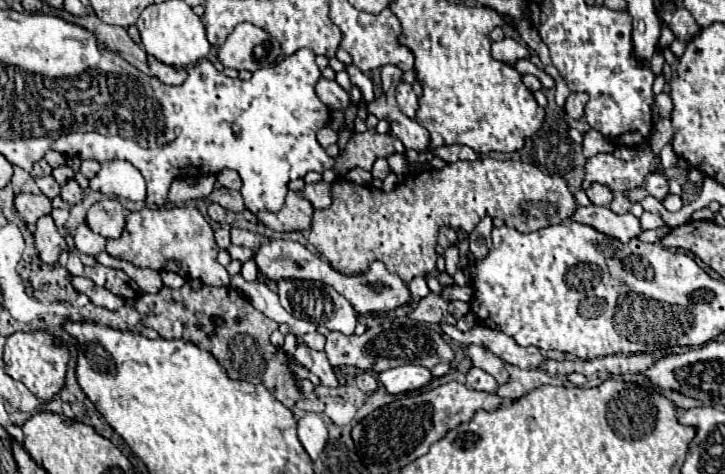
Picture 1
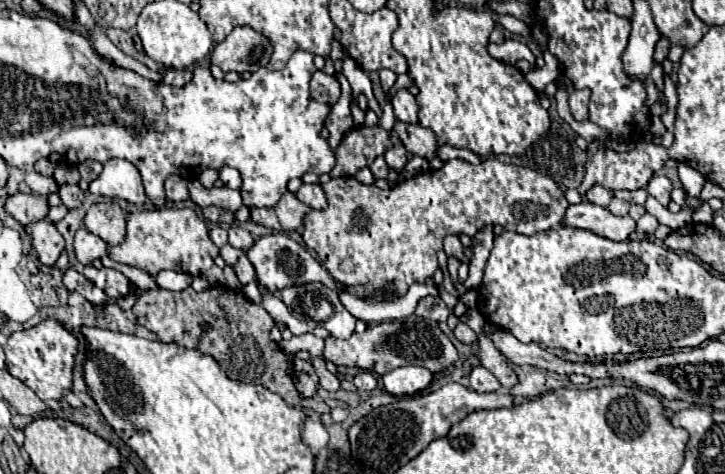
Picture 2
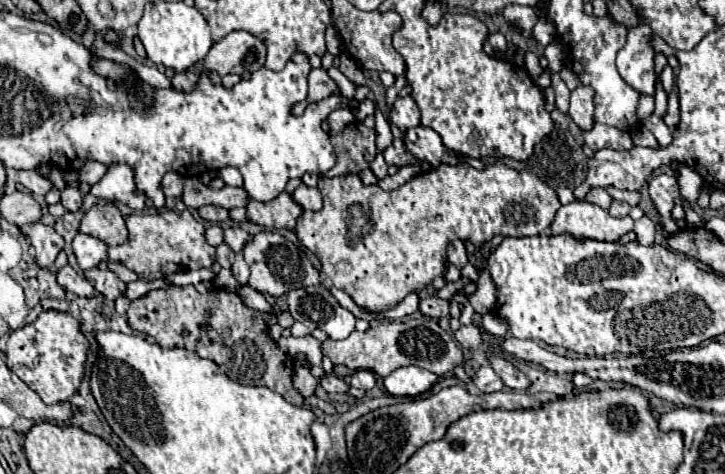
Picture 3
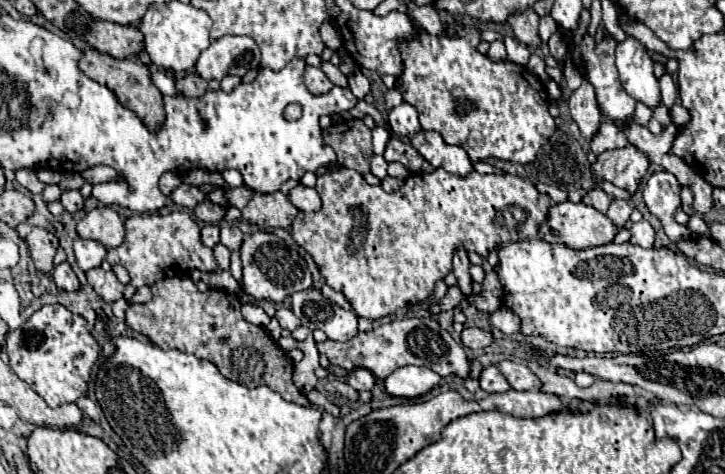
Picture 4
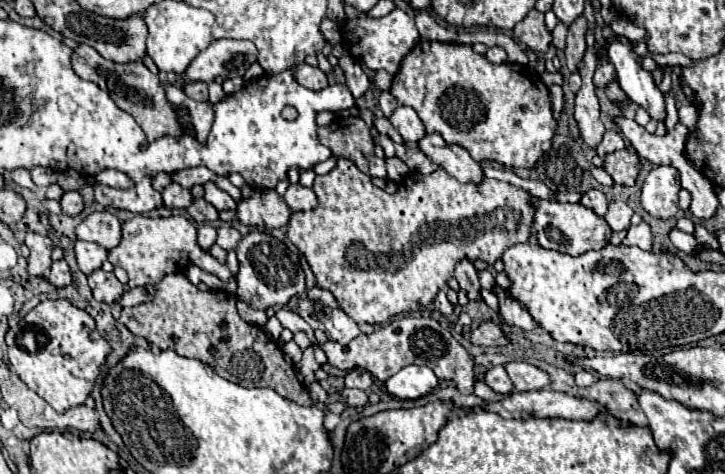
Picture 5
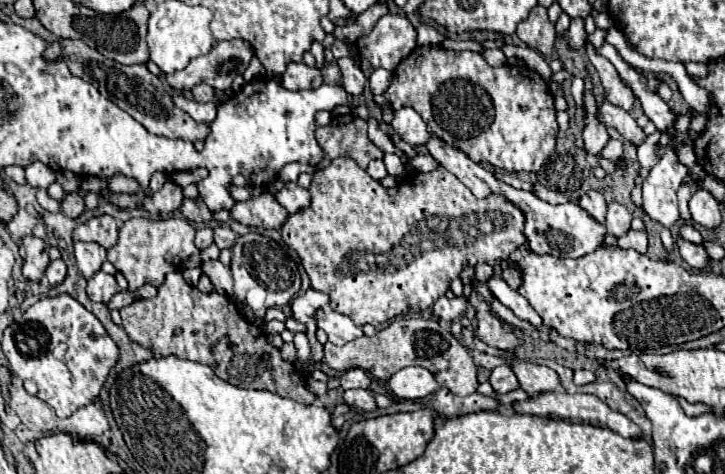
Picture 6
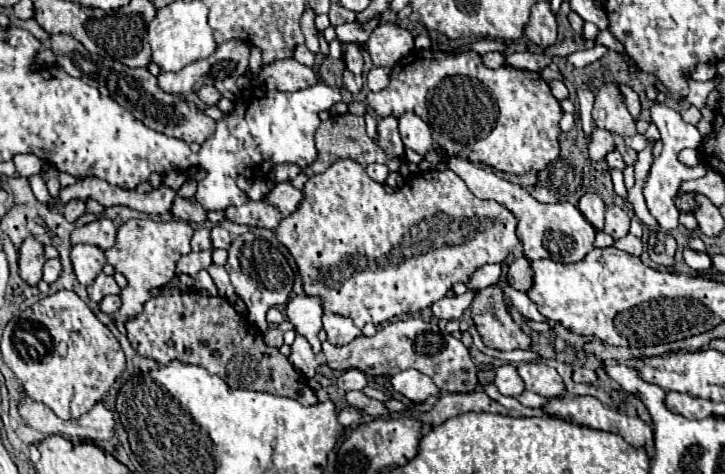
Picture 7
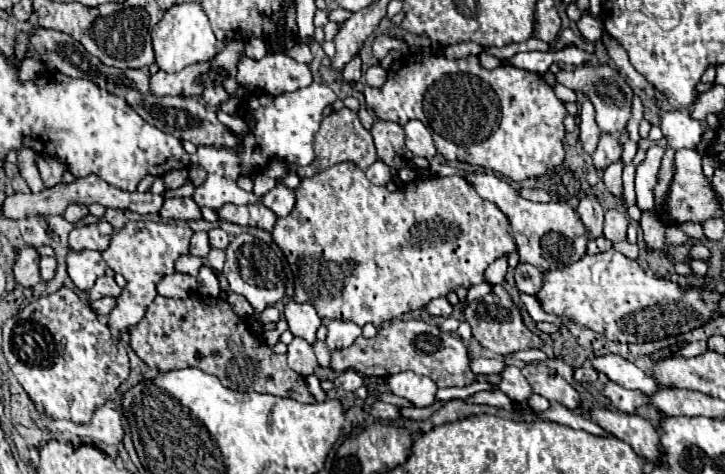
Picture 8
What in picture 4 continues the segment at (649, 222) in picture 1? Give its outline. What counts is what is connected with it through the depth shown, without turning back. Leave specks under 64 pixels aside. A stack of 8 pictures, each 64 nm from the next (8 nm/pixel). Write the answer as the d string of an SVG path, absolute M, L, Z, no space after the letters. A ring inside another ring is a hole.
M640 220L638 224L634 224L630 232L632 232L632 238L630 238L632 244L638 244L642 248L652 248L652 244L654 244L654 228L650 226L648 220Z

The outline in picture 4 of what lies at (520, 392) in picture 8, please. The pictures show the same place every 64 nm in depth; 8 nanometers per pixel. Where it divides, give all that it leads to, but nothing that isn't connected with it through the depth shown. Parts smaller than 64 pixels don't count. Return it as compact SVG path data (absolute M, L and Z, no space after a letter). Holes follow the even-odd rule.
M488 366L480 374L480 388L484 392L506 392L510 386L496 366Z

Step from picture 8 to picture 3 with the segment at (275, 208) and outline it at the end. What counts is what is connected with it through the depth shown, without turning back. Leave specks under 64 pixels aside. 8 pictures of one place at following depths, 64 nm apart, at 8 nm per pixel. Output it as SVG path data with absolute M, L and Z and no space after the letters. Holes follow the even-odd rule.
M298 186L296 192L292 194L292 198L304 208L304 210L320 210L322 208L322 196L318 188L310 188L310 186Z

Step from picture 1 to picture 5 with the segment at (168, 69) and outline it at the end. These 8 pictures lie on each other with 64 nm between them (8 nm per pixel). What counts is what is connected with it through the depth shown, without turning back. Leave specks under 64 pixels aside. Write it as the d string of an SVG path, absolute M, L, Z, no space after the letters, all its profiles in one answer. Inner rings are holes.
M186 82L184 84L184 94L196 102L206 102L208 100L208 84L204 82Z

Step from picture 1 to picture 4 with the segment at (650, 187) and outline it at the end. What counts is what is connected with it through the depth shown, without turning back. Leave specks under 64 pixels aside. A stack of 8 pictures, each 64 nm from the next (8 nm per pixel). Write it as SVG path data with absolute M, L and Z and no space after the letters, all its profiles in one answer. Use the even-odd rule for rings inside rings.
M654 172L644 188L644 202L648 210L662 222L662 228L672 242L690 236L688 228L674 220L674 212L680 206L680 190L682 186L670 172Z

